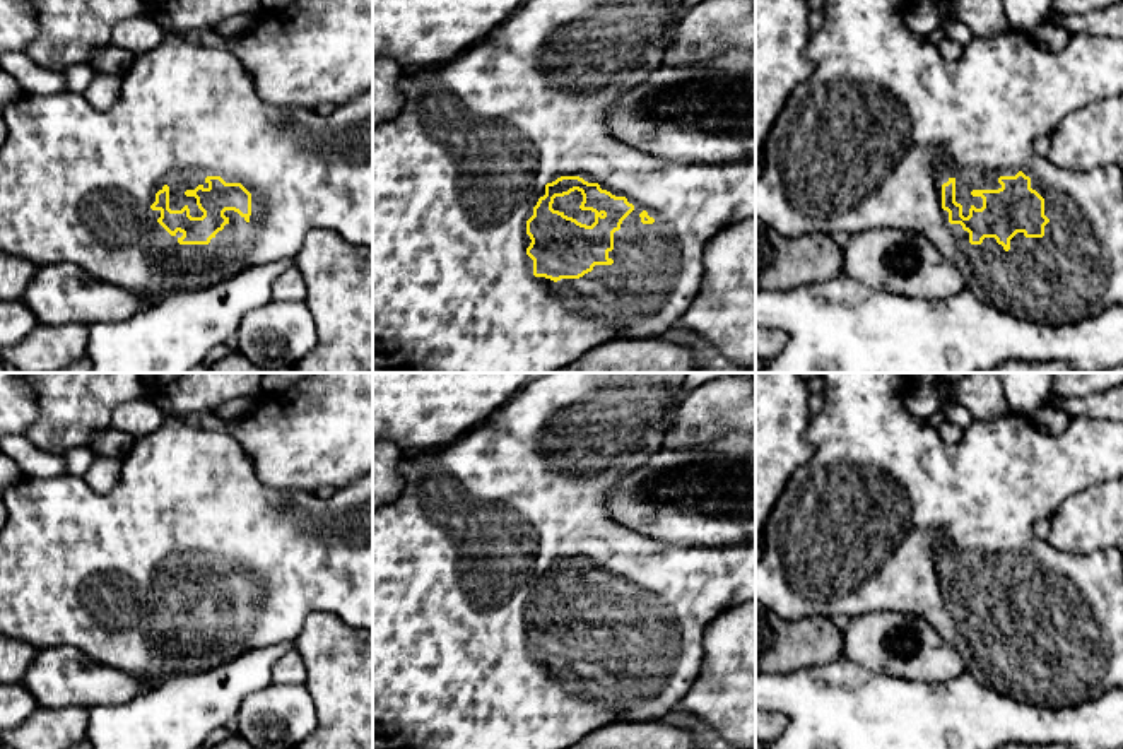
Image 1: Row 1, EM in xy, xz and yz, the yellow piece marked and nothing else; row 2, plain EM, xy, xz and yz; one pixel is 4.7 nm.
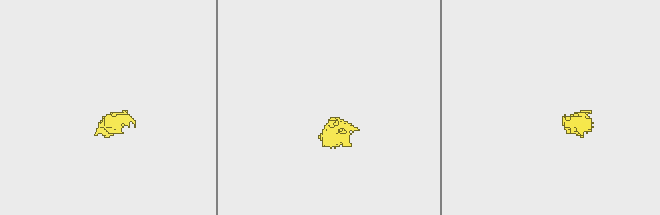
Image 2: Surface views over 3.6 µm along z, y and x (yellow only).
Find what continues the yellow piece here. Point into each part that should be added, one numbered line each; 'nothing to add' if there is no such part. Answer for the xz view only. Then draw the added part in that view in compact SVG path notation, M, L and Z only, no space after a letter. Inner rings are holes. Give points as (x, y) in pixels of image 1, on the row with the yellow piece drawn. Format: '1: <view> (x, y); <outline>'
1: xz (455, 176); M526 0L513 15L509 15L497 34L485 39L484 43L473 46L462 56L453 58L441 68L412 68L405 70L398 82L400 92L403 96L402 113L373 128L373 371L379 373L557 373L567 364L578 361L581 356L591 349L615 340L615 339L658 339L668 330L675 328L675 323L685 315L685 311L696 301L703 275L704 275L704 250L713 236L740 224L750 217L756 217L756 159L747 159L740 162L728 164L708 164L708 162L677 162L660 159L656 156L646 154L620 139L617 139L607 127L607 113L612 106L632 87L644 84L650 75L661 65L663 56L673 39L675 27L684 15L682 0ZM561 176L579 176L588 183L598 183L602 190L610 192L615 197L626 197L634 210L622 221L620 229L614 233L614 250L609 251L609 258L614 260L612 265L595 265L591 272L579 279L561 279L557 282L535 277L533 260L526 255L526 248L532 239L526 234L526 221L533 215L533 207L538 198L545 195L545 185L556 181Z

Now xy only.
1: xy (76, 183); M173 34L154 48L138 55L121 75L121 91L115 104L104 111L92 108L82 94L62 91L58 94L22 94L3 108L5 144L0 149L0 251L24 258L36 267L53 263L73 263L85 274L103 282L147 296L152 303L171 298L173 294L195 291L200 287L224 282L241 270L277 260L294 260L304 238L313 229L330 229L338 233L347 243L373 248L373 89L359 97L335 106L330 115L299 106L279 108L258 97L253 79L246 74L236 55L224 48L203 46ZM207 176L220 176L226 183L241 183L251 193L251 215L246 222L234 210L226 210L229 222L209 245L179 245L183 233L171 236L159 222L161 210L152 210L156 193L164 185L169 186L169 209L190 209L191 217L202 217L195 197L186 197L186 190L198 185L209 188Z

